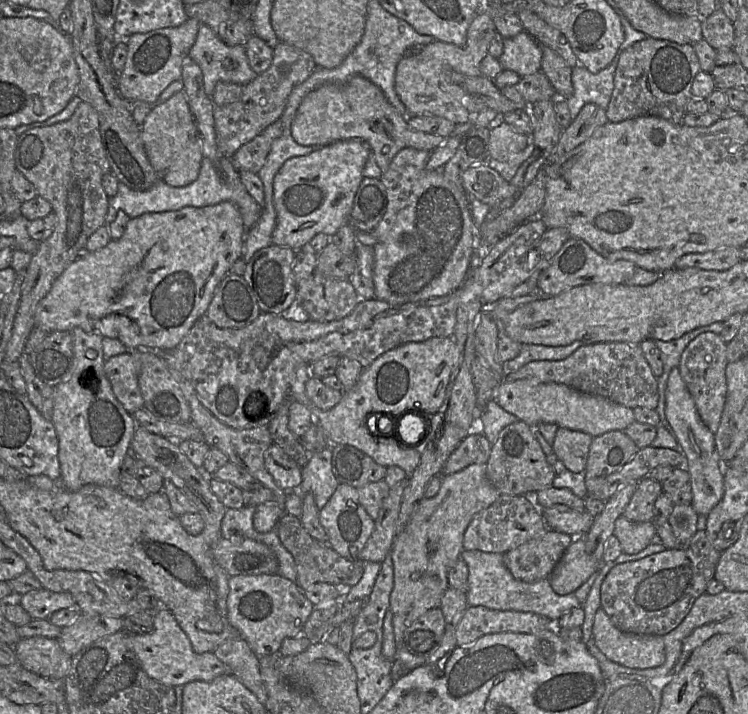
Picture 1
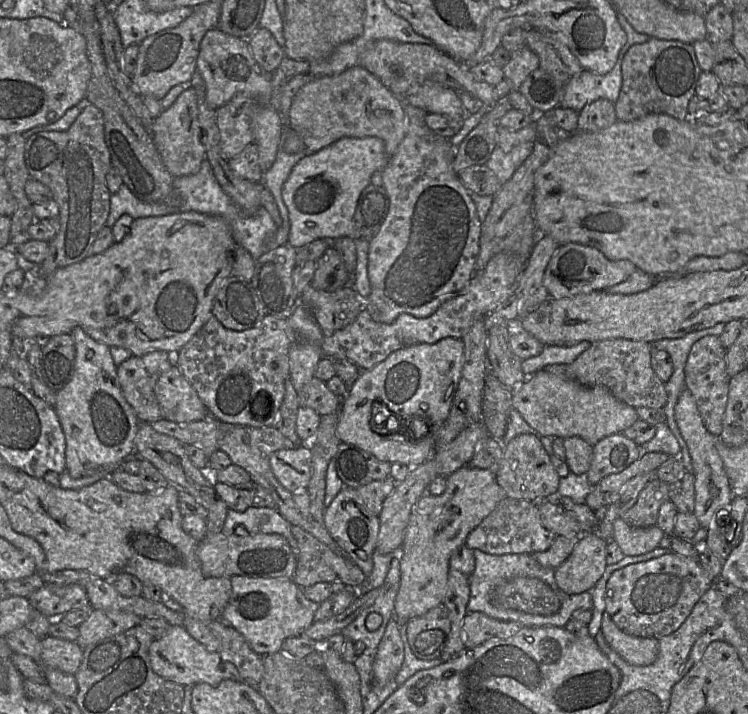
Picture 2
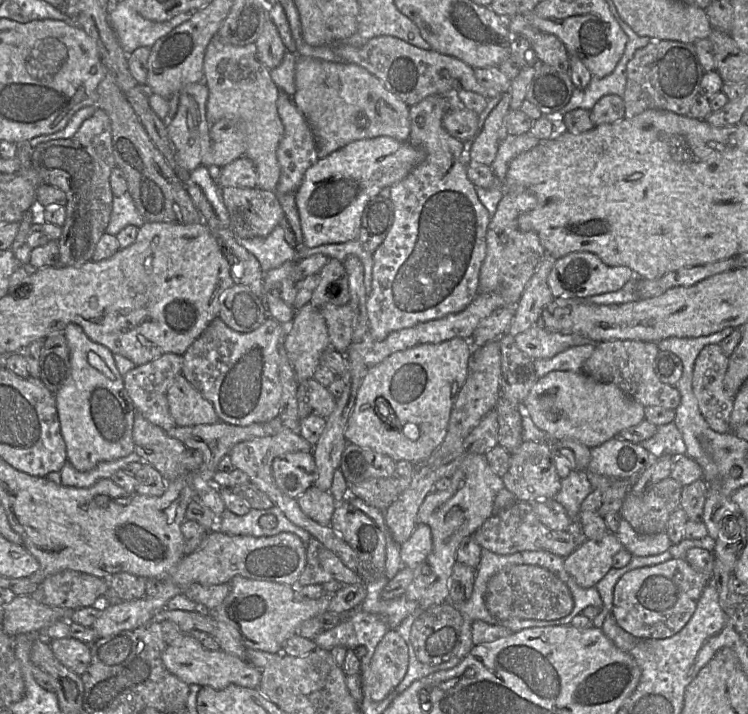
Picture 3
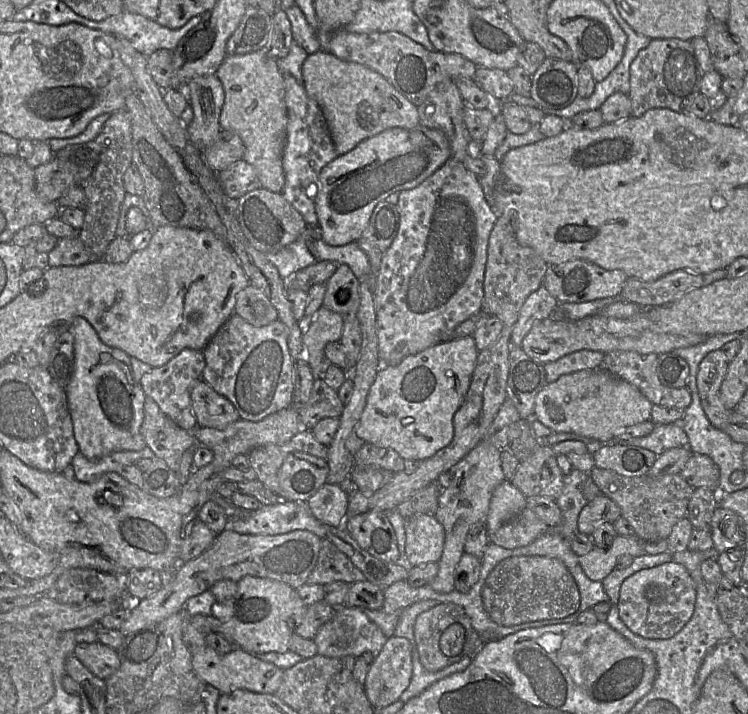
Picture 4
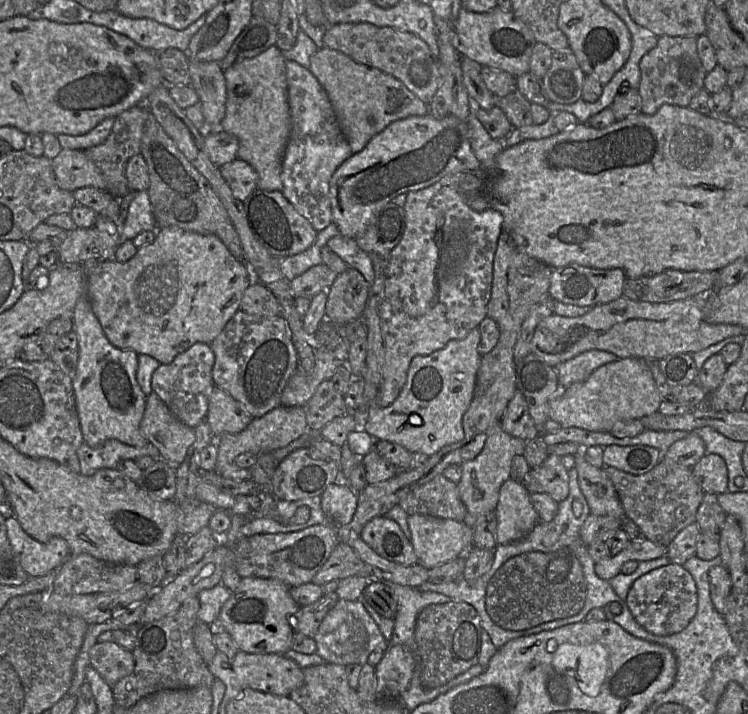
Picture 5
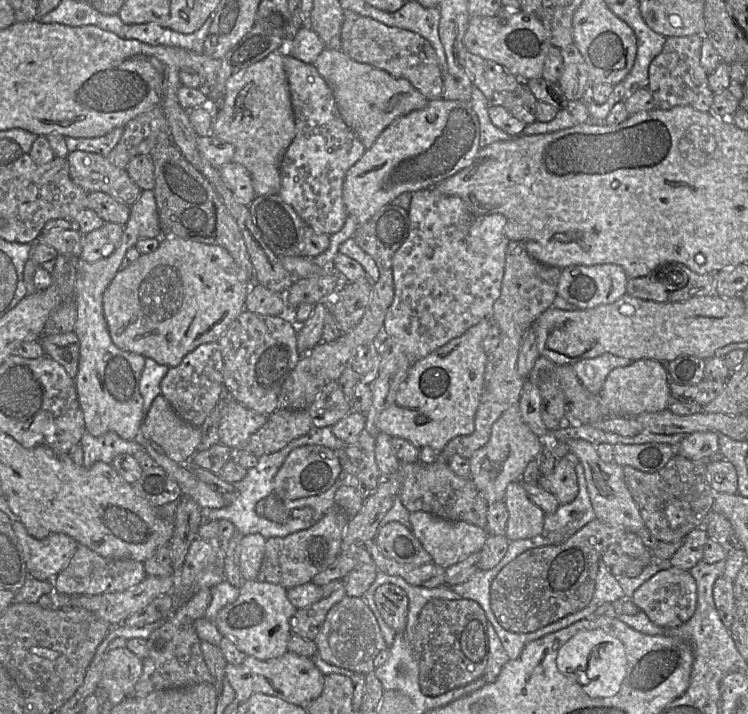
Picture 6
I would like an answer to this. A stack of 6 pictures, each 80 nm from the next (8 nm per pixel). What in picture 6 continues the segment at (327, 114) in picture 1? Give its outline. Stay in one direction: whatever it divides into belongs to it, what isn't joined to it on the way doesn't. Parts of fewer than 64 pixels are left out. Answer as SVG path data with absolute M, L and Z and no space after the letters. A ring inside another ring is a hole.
M325 48L314 66L332 89L340 116L367 150L394 120L425 108L429 102L408 80L357 62L341 50Z

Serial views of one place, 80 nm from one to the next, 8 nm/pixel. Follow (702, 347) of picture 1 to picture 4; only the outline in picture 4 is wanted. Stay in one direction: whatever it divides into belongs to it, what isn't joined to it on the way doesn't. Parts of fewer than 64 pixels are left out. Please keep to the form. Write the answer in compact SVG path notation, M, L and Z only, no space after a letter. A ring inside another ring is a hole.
M720 350L708 353L699 365L697 391L701 406L710 423L724 431L731 410L720 399L720 387L726 375L728 361Z

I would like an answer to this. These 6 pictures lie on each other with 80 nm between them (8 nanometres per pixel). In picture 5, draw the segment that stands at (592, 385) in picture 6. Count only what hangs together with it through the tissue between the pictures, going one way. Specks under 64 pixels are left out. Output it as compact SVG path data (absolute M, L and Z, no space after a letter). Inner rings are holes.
M589 350L553 367L564 388L583 382L599 367L616 361L618 357L603 350Z

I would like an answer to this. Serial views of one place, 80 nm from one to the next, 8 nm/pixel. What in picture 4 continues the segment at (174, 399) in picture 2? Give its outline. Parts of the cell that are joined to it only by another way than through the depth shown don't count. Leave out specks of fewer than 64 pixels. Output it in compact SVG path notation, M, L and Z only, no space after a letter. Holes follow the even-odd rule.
M201 379L194 382L190 396L197 427L223 429L240 419L234 405Z

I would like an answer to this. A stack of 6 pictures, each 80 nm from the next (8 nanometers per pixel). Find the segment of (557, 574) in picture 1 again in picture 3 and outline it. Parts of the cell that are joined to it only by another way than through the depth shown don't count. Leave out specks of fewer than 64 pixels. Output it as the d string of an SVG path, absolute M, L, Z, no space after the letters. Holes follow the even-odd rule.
M608 532L601 539L585 539L574 552L564 559L564 568L582 588L596 586L597 583L613 568L613 557L624 547L616 534Z

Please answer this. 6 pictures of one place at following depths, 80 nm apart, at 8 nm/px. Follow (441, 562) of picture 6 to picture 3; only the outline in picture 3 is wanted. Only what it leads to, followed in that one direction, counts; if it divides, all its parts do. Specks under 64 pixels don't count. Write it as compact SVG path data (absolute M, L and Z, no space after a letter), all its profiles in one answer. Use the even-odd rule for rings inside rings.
M417 523L411 536L400 545L403 567L417 567L432 550L432 534L428 525Z

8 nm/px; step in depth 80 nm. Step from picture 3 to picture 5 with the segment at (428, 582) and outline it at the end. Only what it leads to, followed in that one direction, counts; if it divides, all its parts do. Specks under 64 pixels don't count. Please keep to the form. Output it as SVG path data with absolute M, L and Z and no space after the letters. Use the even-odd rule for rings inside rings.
M499 423L489 431L482 451L472 460L461 464L462 476L457 483L459 495L467 509L464 523L474 528L481 516L495 508L499 499L499 491L505 481L511 478L511 465L516 455L523 455L526 441L506 433Z

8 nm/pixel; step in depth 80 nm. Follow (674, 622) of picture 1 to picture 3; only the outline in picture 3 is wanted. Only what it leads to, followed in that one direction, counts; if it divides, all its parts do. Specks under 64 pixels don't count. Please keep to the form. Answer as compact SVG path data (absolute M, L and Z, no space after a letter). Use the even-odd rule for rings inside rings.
M671 558L625 573L613 591L612 614L627 633L640 639L664 639L679 632L693 615L709 576L695 570L686 559Z

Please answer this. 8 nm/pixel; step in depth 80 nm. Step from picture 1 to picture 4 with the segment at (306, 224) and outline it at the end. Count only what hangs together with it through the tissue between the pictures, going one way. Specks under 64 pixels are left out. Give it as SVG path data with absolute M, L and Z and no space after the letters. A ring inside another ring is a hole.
M417 125L412 129L390 128L360 142L347 153L338 155L328 163L319 175L319 191L315 200L321 229L320 240L331 246L356 242L369 224L378 203L386 201L394 193L415 188L446 163L451 156L450 142L440 130Z

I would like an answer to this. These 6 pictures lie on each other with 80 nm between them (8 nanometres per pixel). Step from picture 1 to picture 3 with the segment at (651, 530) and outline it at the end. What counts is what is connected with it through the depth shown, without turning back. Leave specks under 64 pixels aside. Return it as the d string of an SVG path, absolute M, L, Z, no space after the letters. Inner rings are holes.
M620 520L616 533L623 547L632 556L653 556L669 550L672 545L666 531L657 534L640 534L625 520Z

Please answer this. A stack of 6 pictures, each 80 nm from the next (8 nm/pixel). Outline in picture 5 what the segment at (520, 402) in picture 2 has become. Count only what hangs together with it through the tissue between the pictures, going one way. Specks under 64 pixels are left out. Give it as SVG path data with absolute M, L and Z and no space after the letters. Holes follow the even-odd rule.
M617 359L597 368L588 379L570 385L562 391L560 396L552 399L549 404L548 419L559 423L562 428L578 427L588 431L609 432L618 421L640 419L658 412L662 401L652 372L644 360Z

